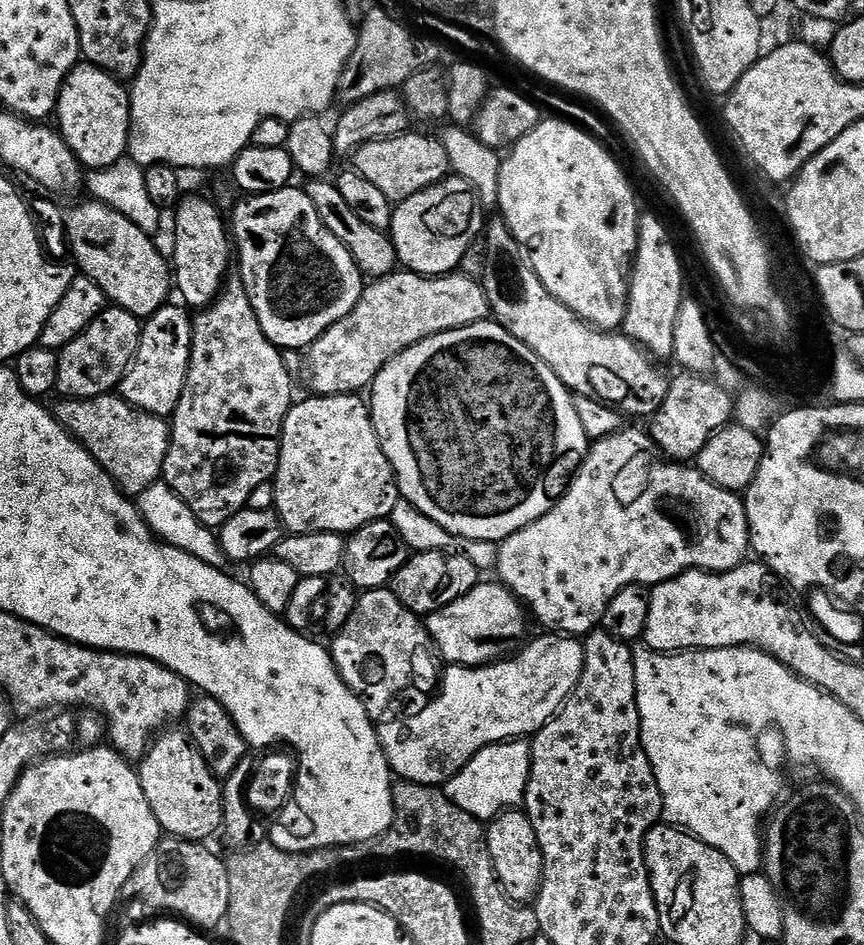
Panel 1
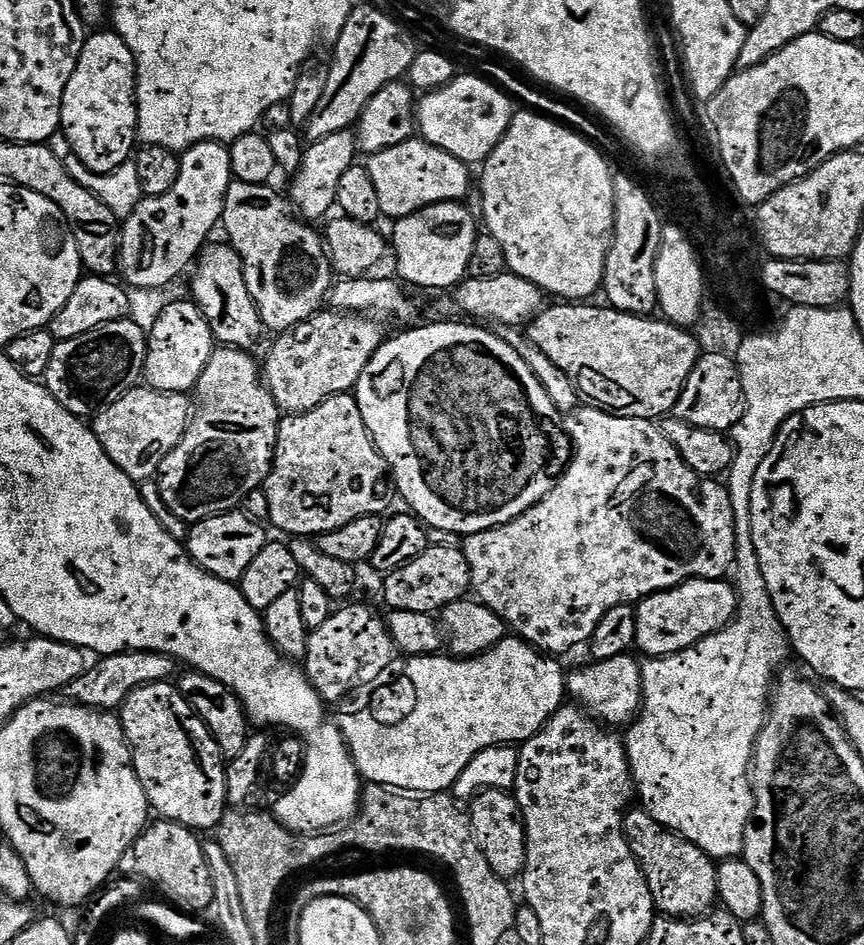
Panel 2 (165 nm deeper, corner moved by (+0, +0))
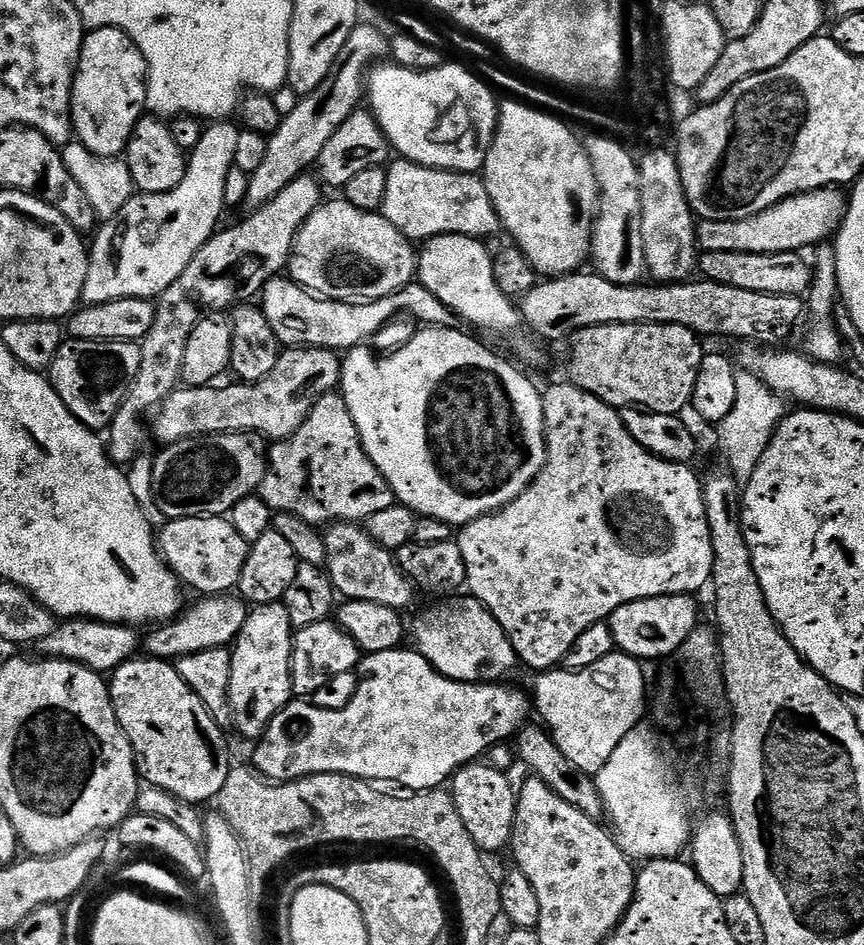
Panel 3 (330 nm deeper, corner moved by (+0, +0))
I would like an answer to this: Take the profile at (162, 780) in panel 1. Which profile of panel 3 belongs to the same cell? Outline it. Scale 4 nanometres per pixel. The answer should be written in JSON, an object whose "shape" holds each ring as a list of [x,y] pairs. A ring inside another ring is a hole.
{"shape":[[[133,658],[118,666],[110,676],[112,705],[118,722],[132,744],[136,756],[136,771],[145,785],[161,788],[187,804],[204,806],[207,800],[215,801],[222,786],[226,786],[228,769],[228,744],[224,741],[225,729],[220,728],[210,718],[202,706],[202,698],[182,682],[175,663],[151,658]]]}

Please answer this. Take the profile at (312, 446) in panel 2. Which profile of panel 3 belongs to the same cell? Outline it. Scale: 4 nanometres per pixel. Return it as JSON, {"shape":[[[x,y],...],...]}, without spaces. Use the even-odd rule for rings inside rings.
{"shape":[[[335,391],[320,396],[300,429],[287,440],[273,443],[266,459],[268,471],[260,483],[258,495],[272,507],[273,513],[294,514],[317,526],[331,526],[337,522],[366,522],[370,514],[378,514],[378,510],[386,510],[391,504],[397,503],[386,478],[366,454],[343,395]]]}

